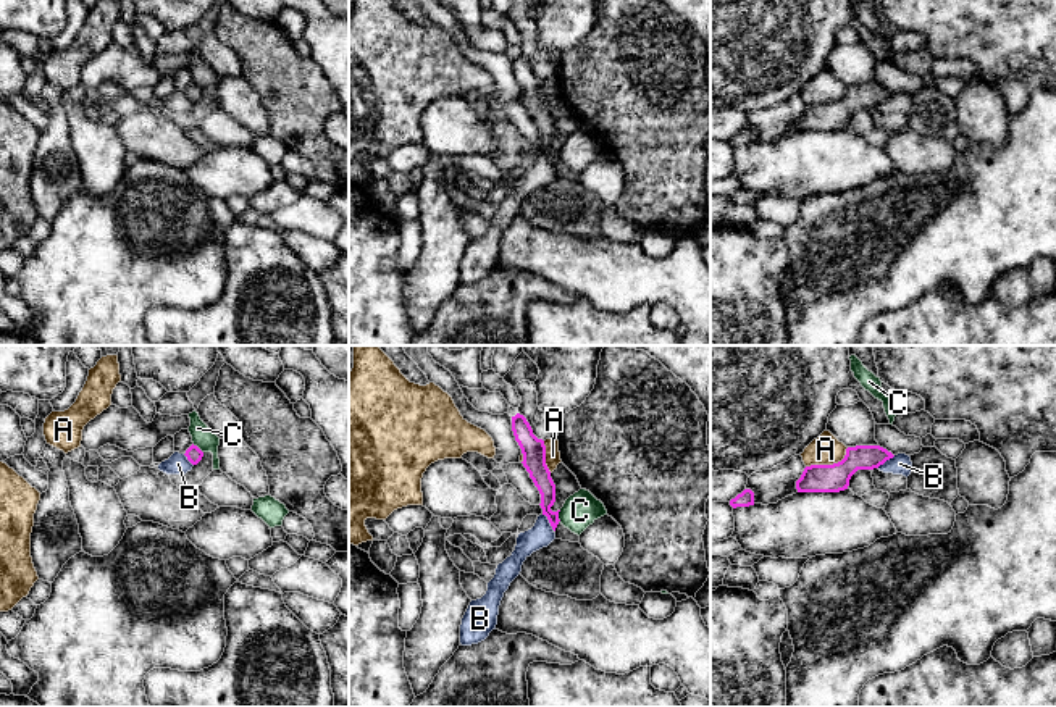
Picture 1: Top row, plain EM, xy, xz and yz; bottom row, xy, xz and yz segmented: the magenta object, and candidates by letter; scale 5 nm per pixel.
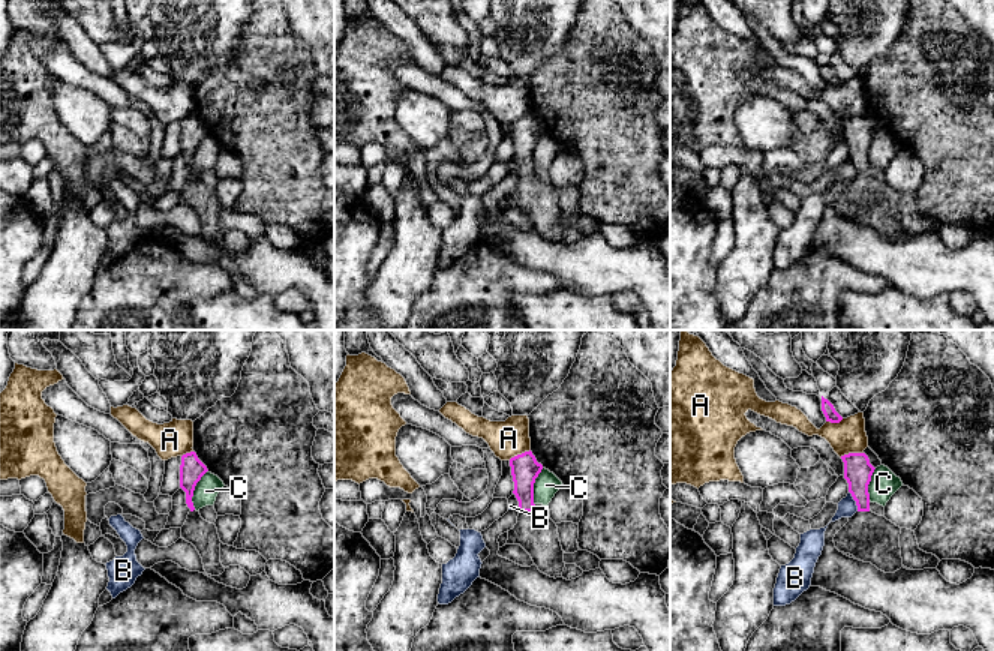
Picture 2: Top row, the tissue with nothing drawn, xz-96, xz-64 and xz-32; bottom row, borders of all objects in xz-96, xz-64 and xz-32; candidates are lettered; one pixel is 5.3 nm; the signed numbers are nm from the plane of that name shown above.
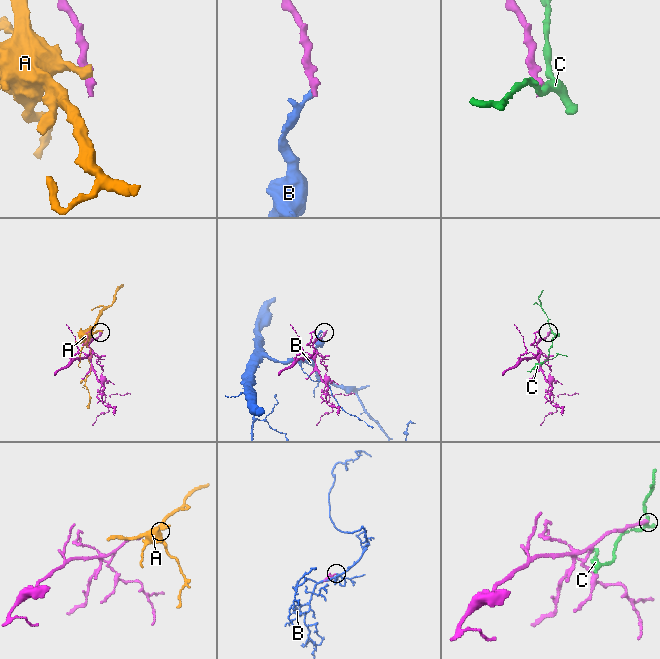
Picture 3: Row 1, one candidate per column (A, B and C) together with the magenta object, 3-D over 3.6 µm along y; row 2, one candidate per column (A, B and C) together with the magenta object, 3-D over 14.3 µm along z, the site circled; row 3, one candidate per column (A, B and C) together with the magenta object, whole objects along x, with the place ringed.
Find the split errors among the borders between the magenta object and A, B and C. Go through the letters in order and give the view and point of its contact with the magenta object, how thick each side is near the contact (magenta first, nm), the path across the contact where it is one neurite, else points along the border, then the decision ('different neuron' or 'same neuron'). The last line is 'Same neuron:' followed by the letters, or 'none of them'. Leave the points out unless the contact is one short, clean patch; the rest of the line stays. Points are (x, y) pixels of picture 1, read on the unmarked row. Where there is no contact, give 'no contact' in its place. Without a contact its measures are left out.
A: meets magenta in yz at (829, 104); 140 nm thick on the magenta side, 150 nm on the other; border along yz (848, 86), (846, 92), (837, 100), (811, 102), (806, 105); different neuron
B: meets magenta in xz at (549, 160); 100 nm thick on the magenta side, 120 nm on the other; border along xz (543, 152), (554, 168); different neuron
C: meets magenta in xz at (557, 154); 100 nm thick on the magenta side, 170 nm on the other; border along xz (561, 149), (559, 158); different neuron
Same neuron: none of them

